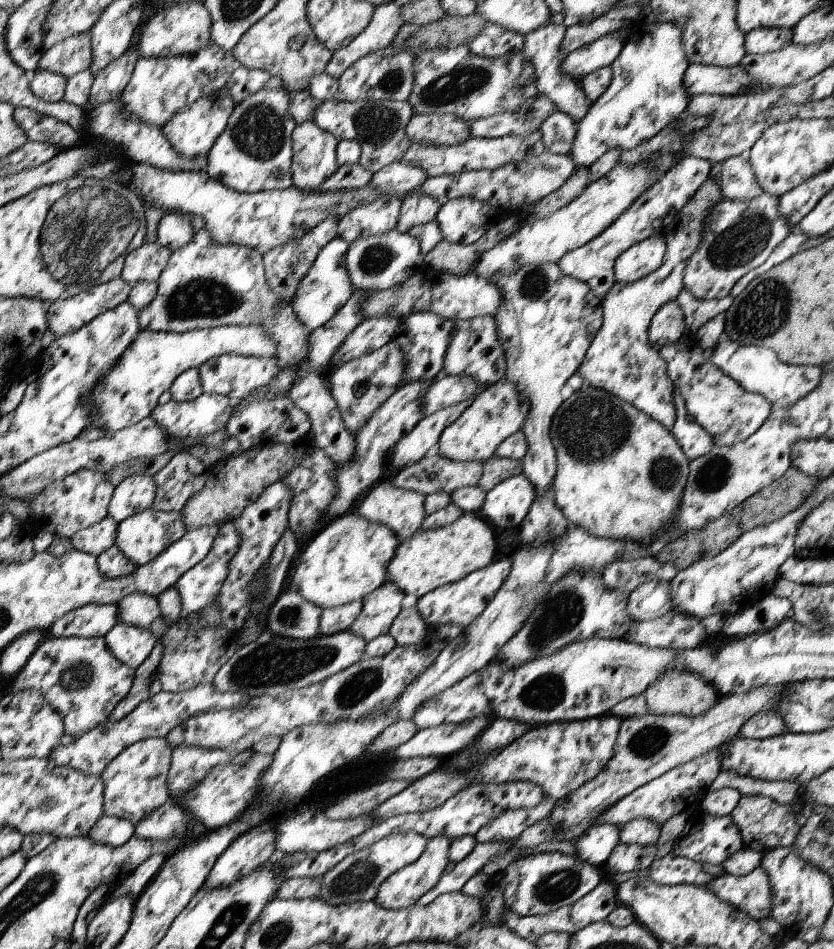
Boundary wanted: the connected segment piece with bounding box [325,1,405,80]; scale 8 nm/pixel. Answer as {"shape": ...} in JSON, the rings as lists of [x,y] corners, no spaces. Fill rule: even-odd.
{"shape":[[[394,1],[376,7],[370,24],[348,46],[332,53],[325,71],[338,80],[357,60],[393,45],[404,23],[401,9]]]}

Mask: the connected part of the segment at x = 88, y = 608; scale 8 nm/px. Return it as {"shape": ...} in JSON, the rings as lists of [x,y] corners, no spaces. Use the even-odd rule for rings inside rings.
{"shape":[[[116,603],[87,604],[61,616],[47,631],[52,637],[105,637],[119,621]]]}

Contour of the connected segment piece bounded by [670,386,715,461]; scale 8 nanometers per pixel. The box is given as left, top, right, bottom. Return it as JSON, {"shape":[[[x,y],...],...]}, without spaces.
{"shape":[[[673,389],[676,420],[670,429],[678,444],[682,447],[689,461],[704,456],[715,445],[712,436],[708,434],[697,422],[689,422],[690,414],[687,412],[686,401],[680,389]]]}

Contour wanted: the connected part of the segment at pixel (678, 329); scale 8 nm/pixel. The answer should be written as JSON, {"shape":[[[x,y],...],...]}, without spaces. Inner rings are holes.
{"shape":[[[674,300],[666,303],[652,318],[648,342],[656,350],[668,347],[680,340],[685,332],[685,316]]]}

